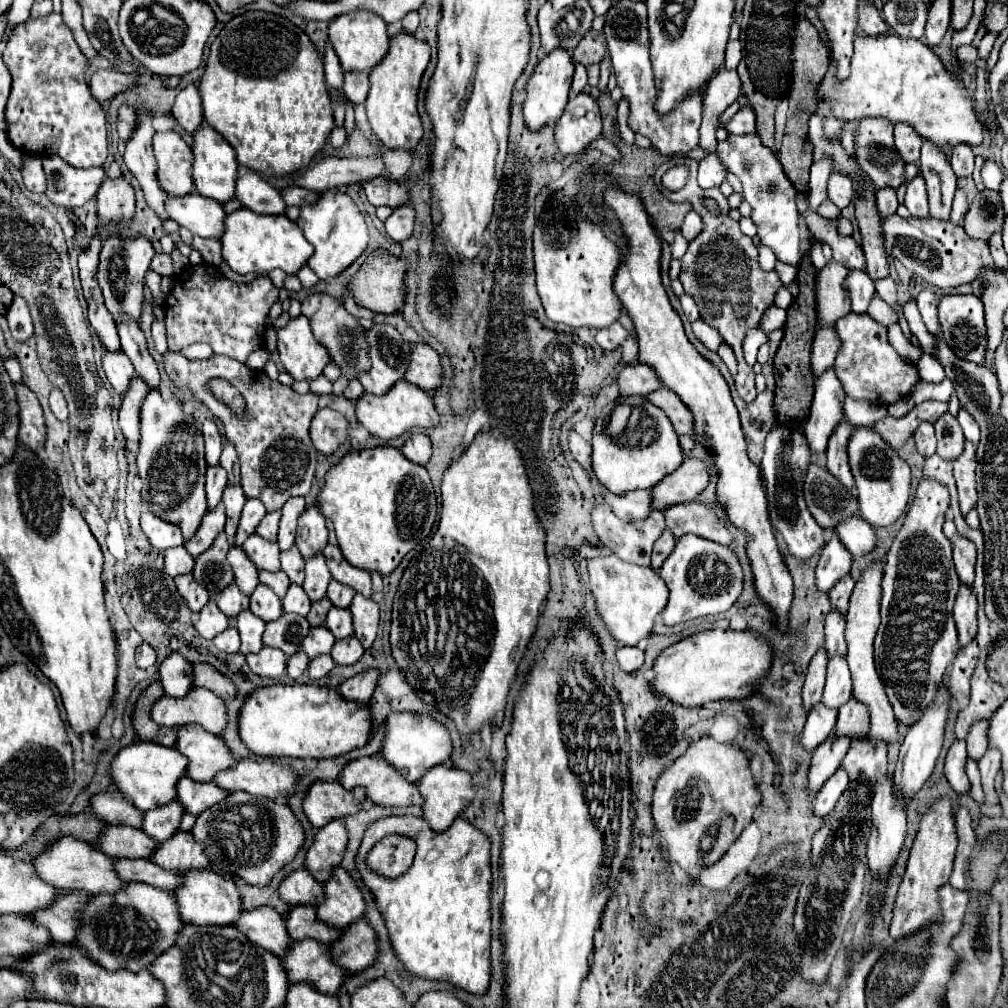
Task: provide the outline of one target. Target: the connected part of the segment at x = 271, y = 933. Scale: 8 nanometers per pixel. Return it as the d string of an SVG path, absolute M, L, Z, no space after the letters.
M261 906L251 912L243 912L235 926L241 932L245 932L255 944L263 946L265 950L277 956L285 954L287 948L293 946L293 940L287 934L283 916L275 908Z

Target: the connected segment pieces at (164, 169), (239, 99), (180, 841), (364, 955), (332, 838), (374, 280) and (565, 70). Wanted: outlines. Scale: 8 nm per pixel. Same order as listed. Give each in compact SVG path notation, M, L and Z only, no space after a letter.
M157 132L153 136L153 152L157 158L159 184L169 196L179 198L195 192L195 182L191 182L191 146L187 146L177 132Z
M245 12L223 26L209 50L211 52L199 88L205 122L227 138L237 152L237 162L261 172L267 178L279 178L307 168L335 128L331 98L323 78L323 58L315 50L309 36L285 16Z
M177 832L171 840L163 842L151 856L151 862L181 874L187 870L211 868L209 858L203 854L203 846L195 842L191 832Z
M357 920L353 922L347 930L343 930L343 936L333 944L333 960L341 966L347 968L349 972L359 972L375 964L377 960L377 934L375 930L367 924L367 920Z
M331 820L315 834L315 842L307 852L305 868L319 882L331 878L331 870L341 862L347 848L347 830L343 820Z
M387 250L375 252L375 258L371 262L365 262L353 282L349 284L349 290L353 290L357 304L379 312L379 314L395 314L405 304L405 290L403 290L403 276L407 272L407 262L403 258L391 256Z
M555 48L555 52L549 52L537 66L533 76L527 82L527 96L523 102L523 114L525 122L531 130L541 130L549 120L559 120L567 106L567 94L571 88L571 78L573 78L575 62L571 58L571 52L563 48Z

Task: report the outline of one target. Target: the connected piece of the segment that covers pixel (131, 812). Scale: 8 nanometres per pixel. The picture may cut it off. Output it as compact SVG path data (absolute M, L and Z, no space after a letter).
M99 792L93 796L93 812L107 824L113 826L143 826L143 812L135 808L129 800L125 800L119 792Z

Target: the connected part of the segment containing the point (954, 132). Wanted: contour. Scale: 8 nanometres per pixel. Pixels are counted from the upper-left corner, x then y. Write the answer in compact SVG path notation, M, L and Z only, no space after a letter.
M857 34L851 76L845 82L837 82L835 64L831 62L819 90L823 94L823 102L829 104L829 110L843 120L859 122L869 116L881 116L893 124L905 122L933 144L949 148L959 144L979 146L985 140L985 124L975 108L971 92L959 84L957 76L943 66L929 46L915 38L905 40L895 34L871 38Z

